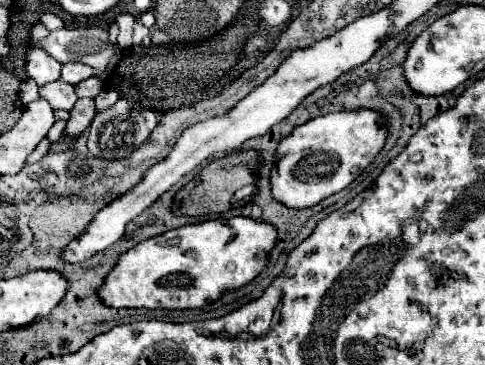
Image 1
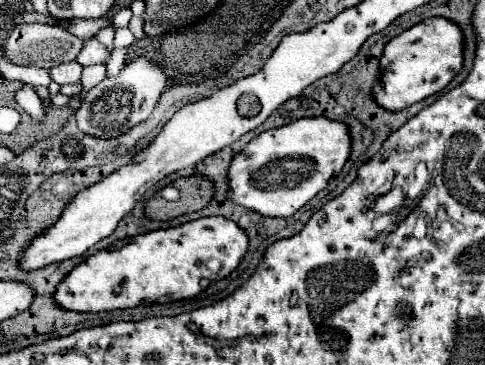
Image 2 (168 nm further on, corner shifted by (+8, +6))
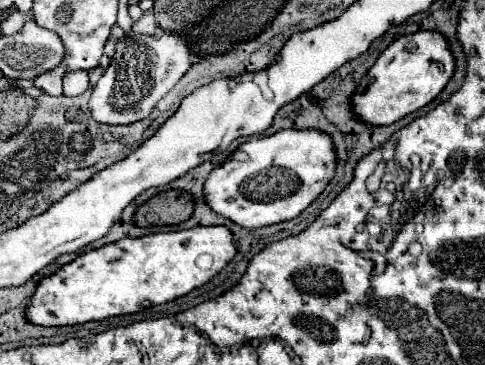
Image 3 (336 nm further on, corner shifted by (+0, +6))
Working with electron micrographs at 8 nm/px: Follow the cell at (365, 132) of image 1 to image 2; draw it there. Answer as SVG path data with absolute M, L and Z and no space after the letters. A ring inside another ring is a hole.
M326 116L300 118L280 128L266 130L234 158L230 176L230 198L262 216L288 218L336 176L352 152L350 126Z

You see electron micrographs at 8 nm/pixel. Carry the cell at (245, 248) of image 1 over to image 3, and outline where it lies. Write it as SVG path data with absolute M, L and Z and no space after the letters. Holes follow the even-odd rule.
M200 226L142 238L124 238L84 252L54 274L44 276L40 284L36 284L36 292L24 316L36 326L74 326L120 314L134 314L146 302L164 304L200 288L214 278L234 254L234 238L226 226Z

